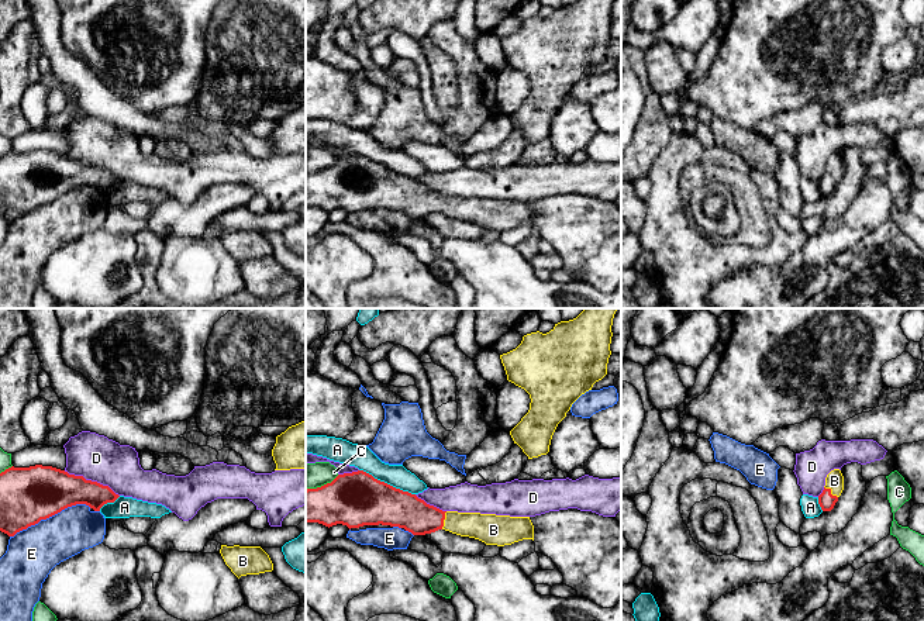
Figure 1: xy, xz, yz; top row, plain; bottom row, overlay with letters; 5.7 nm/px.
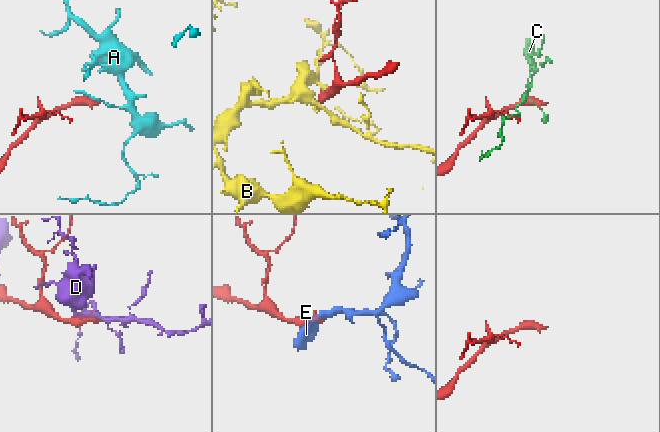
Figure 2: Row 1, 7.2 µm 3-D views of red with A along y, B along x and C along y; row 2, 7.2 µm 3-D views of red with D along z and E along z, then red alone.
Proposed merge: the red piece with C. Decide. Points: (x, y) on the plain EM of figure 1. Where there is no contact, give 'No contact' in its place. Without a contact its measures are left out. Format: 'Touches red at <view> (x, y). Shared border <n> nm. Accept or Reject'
Touches red at xz (321, 171). Shared border 220 nm. Reject

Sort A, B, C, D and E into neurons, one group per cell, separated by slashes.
A / B / C / D / E

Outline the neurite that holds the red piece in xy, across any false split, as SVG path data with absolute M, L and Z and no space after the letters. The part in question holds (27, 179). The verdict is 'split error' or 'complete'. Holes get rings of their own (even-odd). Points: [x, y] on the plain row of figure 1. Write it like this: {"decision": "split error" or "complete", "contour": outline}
{"decision": "complete", "contour": "M11 151L0 158L0 215L14 221L68 192L86 189L100 196L118 182L108 170L52 151Z"}

